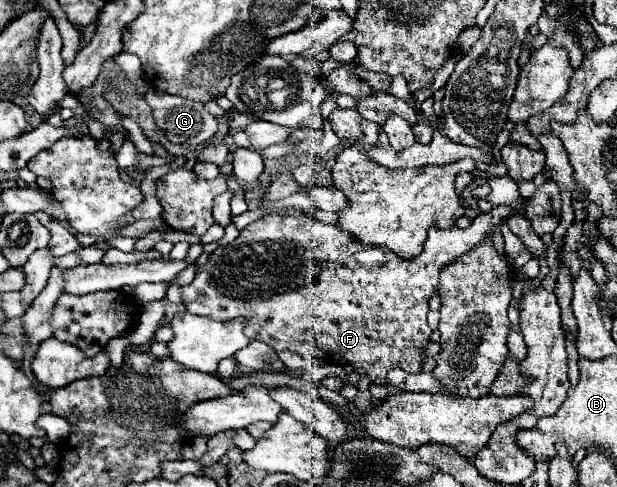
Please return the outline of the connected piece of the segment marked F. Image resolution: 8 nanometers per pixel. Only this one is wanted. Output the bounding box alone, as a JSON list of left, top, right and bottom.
[181,207,511,385]

